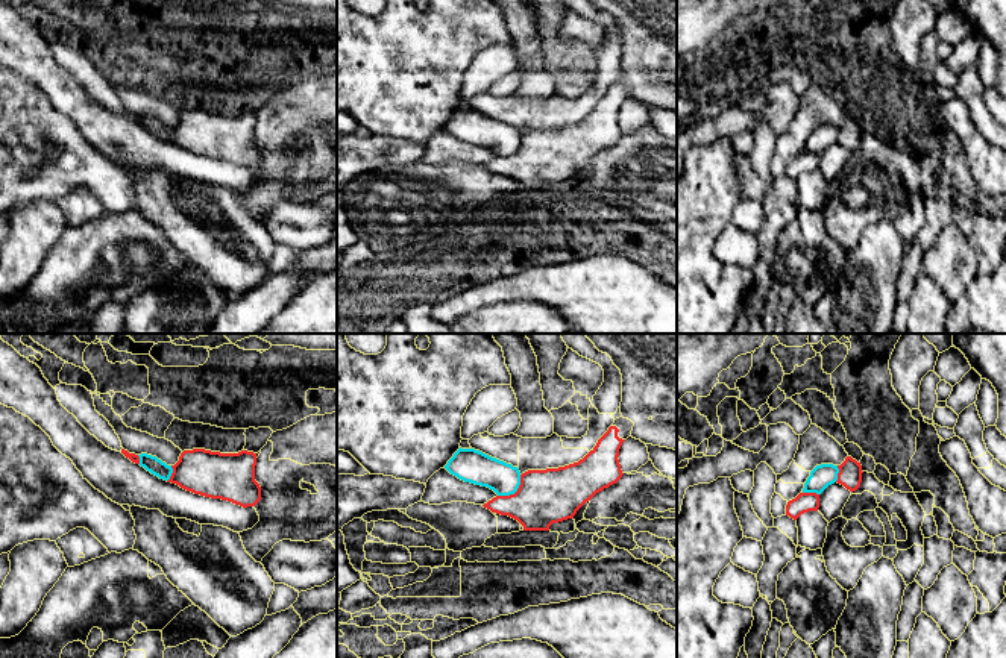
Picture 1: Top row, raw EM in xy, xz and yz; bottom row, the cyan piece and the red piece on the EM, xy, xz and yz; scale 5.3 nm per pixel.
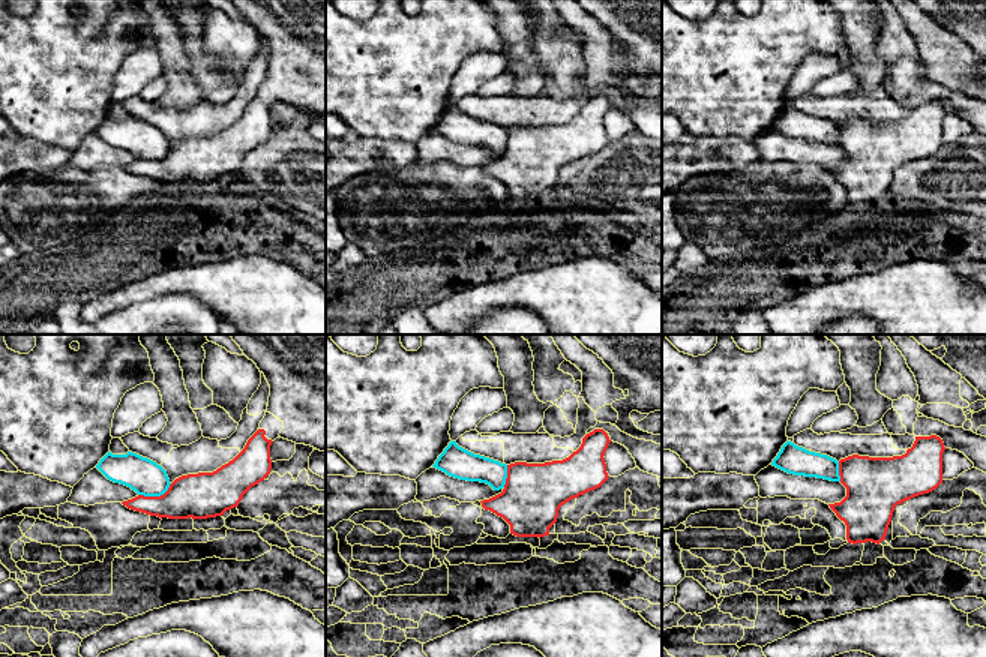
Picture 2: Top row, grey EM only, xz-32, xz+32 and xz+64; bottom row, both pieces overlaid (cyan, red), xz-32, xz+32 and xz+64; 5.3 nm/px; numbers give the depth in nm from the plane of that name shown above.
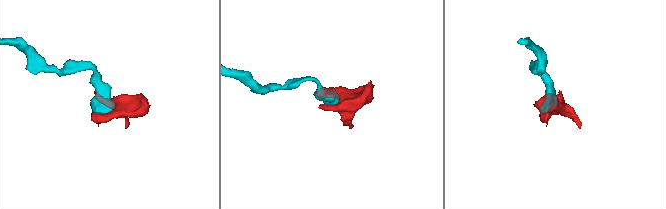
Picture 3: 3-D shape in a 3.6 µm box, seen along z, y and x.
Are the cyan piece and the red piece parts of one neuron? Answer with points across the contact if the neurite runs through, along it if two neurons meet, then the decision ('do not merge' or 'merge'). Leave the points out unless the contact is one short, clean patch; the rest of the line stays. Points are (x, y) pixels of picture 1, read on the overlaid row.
along xz (521, 475), (521, 484), (513, 493), (498, 496) | do not merge

